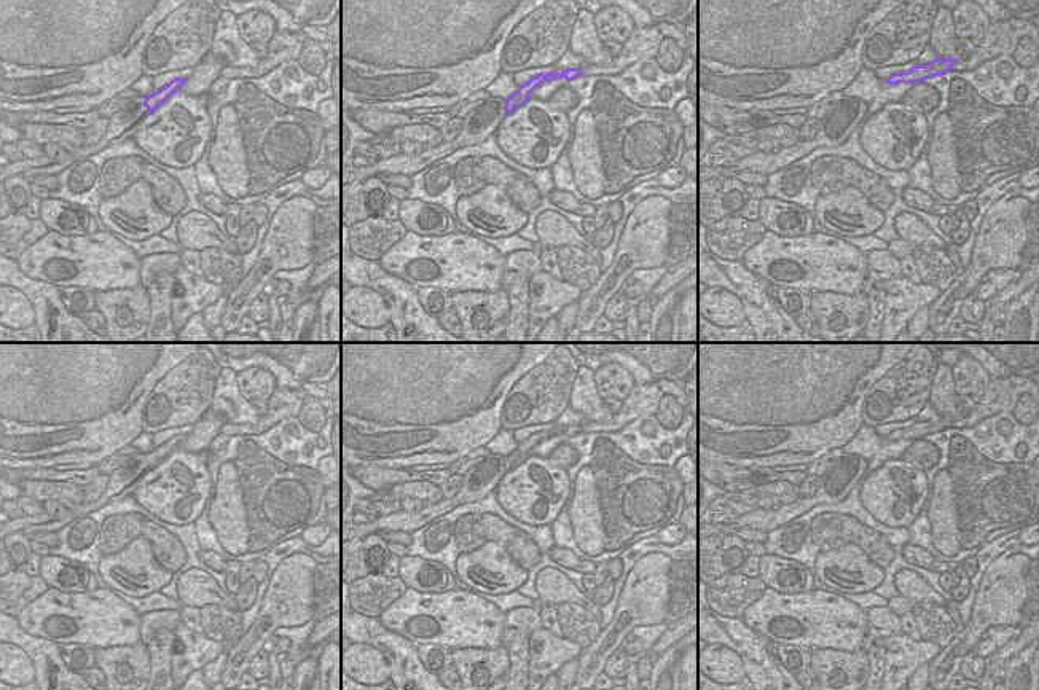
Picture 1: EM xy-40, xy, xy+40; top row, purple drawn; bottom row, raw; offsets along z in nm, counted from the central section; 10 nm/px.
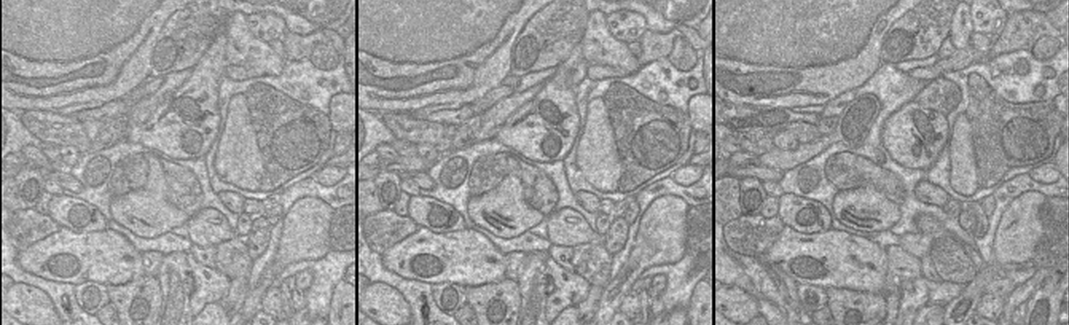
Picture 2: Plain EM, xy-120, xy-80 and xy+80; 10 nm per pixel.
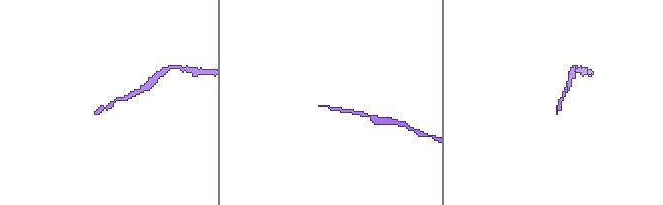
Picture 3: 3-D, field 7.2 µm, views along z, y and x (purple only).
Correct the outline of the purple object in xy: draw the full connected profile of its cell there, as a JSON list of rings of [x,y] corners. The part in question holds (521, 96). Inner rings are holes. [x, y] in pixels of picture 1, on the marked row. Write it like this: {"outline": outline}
{"outline": [[[567,69],[561,73],[550,72],[537,75],[521,84],[518,91],[508,97],[489,97],[476,105],[465,118],[459,135],[453,142],[441,142],[437,147],[424,148],[418,156],[397,155],[386,159],[378,159],[373,166],[354,167],[351,164],[341,167],[341,185],[363,182],[378,174],[402,174],[414,175],[429,167],[437,159],[446,158],[459,148],[473,147],[484,142],[491,134],[496,134],[502,120],[523,107],[529,100],[529,94],[545,81],[556,76],[572,81],[582,75],[582,69]]]}

